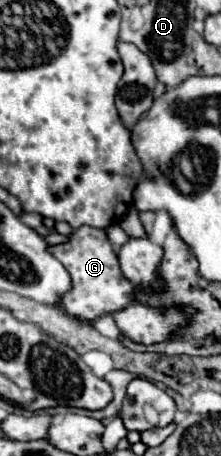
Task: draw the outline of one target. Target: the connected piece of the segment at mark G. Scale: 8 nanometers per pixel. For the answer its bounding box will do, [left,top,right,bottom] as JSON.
[49,226,191,346]

